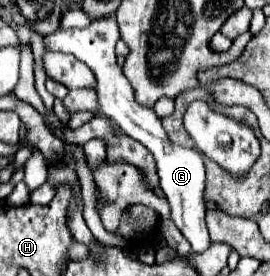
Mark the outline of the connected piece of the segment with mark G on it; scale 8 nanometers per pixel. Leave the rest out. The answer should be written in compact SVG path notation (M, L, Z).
M108 16L106 20L96 20L88 28L72 30L70 34L72 36L68 36L66 30L56 30L56 32L52 32L52 36L44 36L46 50L74 54L78 60L82 60L84 64L90 66L90 70L96 74L96 80L98 80L98 90L96 90L98 92L98 114L104 114L110 120L114 120L126 136L142 142L154 154L158 176L160 176L160 188L164 192L166 202L170 204L170 218L178 226L178 230L188 238L188 242L192 244L192 252L202 254L204 250L208 250L208 246L212 242L210 242L208 228L204 222L204 214L206 214L204 164L202 164L200 152L170 142L166 136L166 130L162 126L162 120L156 116L156 112L152 108L142 108L134 100L134 92L132 92L126 76L122 74L122 70L116 64L114 46L120 40L120 32L118 32L118 24L116 24L114 16Z

